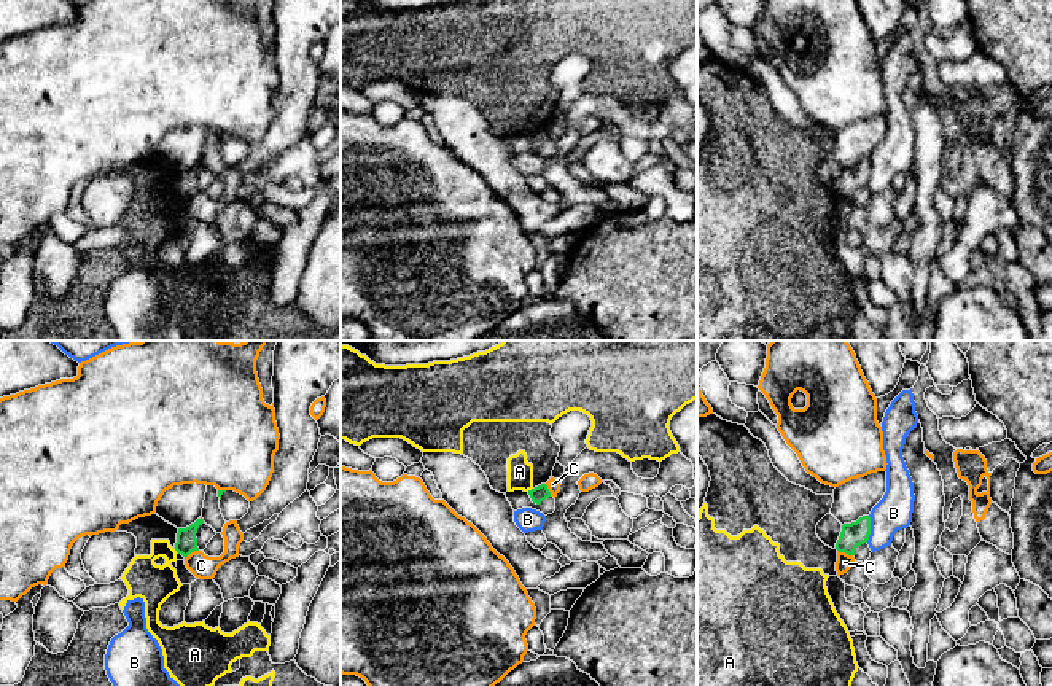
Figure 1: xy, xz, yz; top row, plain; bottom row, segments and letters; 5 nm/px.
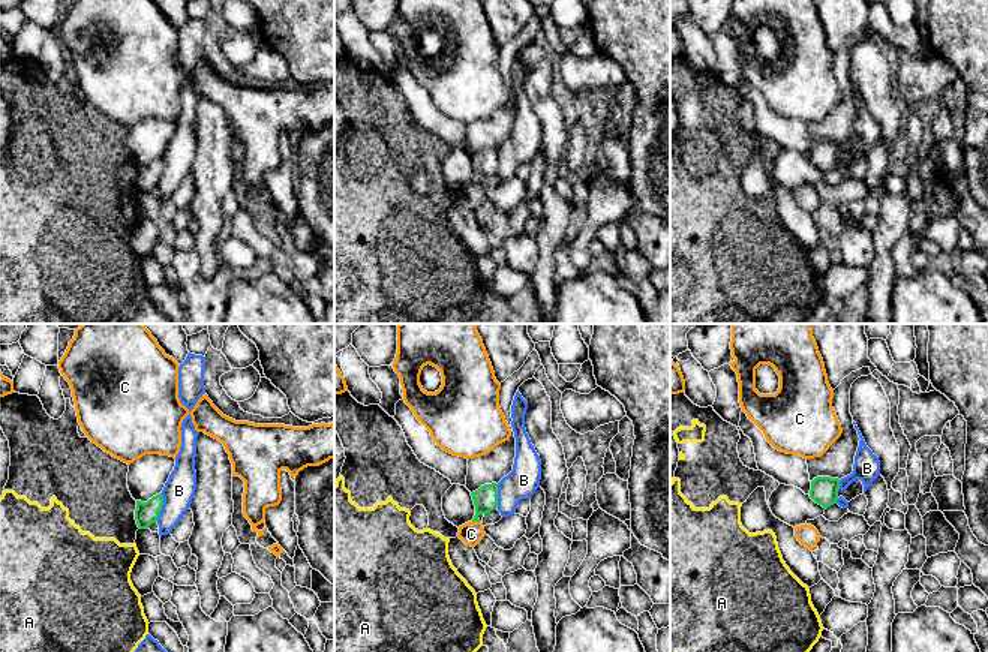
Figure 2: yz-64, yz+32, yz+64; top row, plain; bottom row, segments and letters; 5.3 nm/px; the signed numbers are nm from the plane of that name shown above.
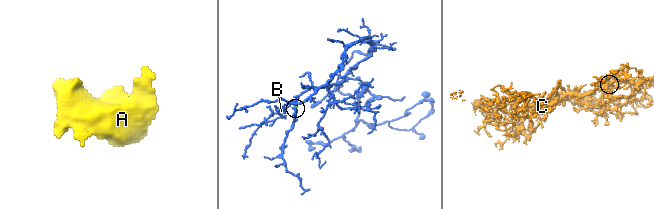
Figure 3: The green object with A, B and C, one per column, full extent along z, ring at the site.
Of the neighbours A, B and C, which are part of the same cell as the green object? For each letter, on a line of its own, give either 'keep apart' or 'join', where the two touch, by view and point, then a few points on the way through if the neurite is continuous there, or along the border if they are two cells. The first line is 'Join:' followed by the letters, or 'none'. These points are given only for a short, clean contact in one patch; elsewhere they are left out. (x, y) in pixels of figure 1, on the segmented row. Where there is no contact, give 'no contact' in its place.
Join: none
A: keep apart; meets green in xz at (529, 491); border along xz (532, 487), (527, 491)
B: keep apart; meets green in yz at (869, 529); border along yz (869, 516), (869, 538), (866, 541)
C: keep apart; meets green in yz at (845, 553)

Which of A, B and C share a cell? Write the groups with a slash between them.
A / B / C

